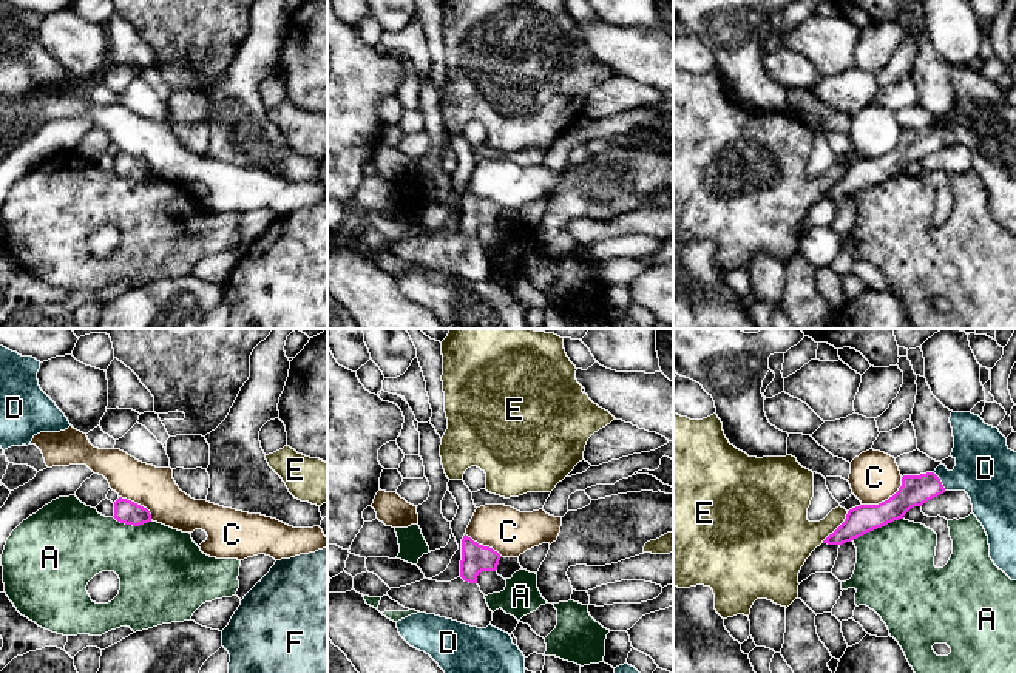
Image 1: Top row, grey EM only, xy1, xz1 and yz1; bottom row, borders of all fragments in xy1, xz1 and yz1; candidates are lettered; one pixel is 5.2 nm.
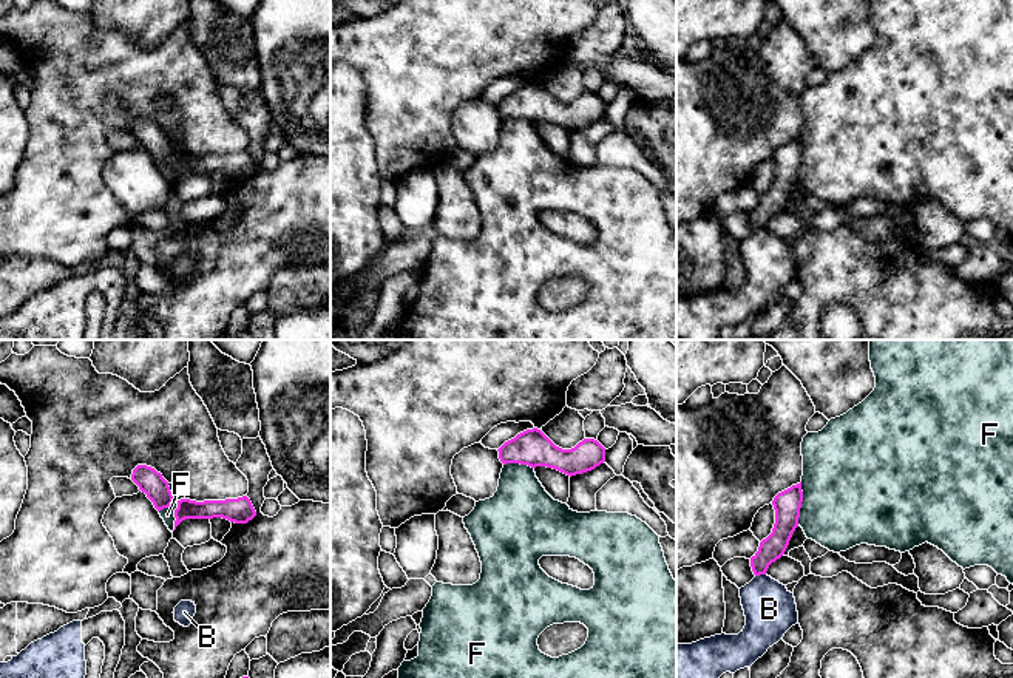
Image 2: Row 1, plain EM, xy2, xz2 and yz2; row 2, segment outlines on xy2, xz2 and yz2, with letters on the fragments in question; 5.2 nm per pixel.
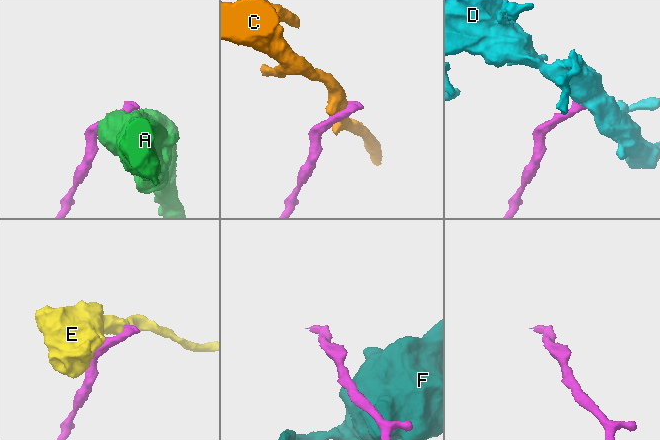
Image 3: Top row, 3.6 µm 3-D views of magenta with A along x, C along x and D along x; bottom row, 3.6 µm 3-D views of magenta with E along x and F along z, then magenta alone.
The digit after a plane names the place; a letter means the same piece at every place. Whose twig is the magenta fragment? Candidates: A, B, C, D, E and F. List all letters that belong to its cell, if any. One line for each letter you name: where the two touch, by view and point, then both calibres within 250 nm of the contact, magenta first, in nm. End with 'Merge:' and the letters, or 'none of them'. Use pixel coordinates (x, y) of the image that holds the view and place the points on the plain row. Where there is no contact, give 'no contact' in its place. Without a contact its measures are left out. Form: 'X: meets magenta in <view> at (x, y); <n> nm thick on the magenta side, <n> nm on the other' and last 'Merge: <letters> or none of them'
D: meets magenta in yz1 at (941, 136); 160 nm thick on the magenta side, 320 nm on the other
Merge: D

